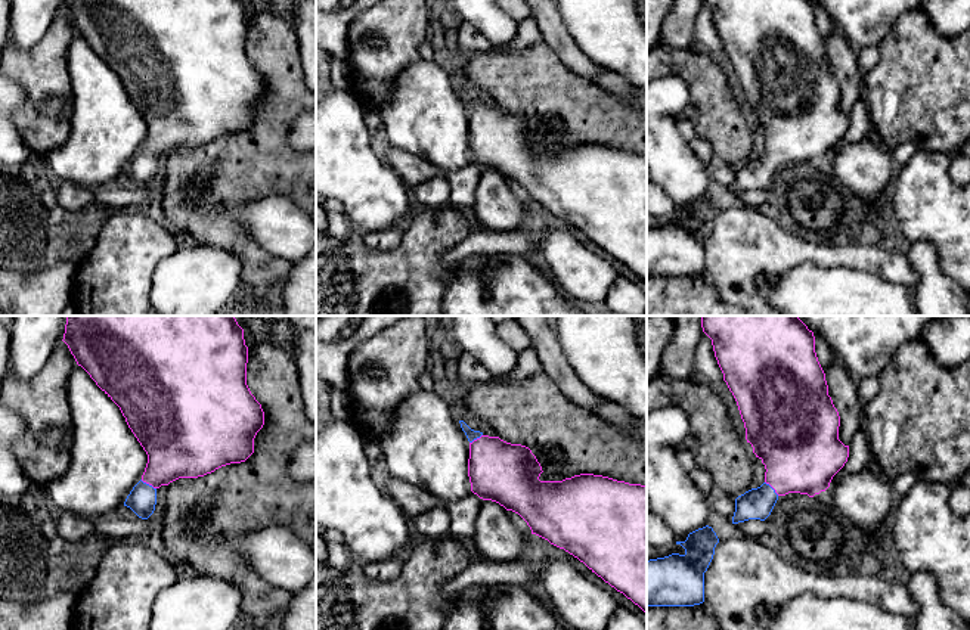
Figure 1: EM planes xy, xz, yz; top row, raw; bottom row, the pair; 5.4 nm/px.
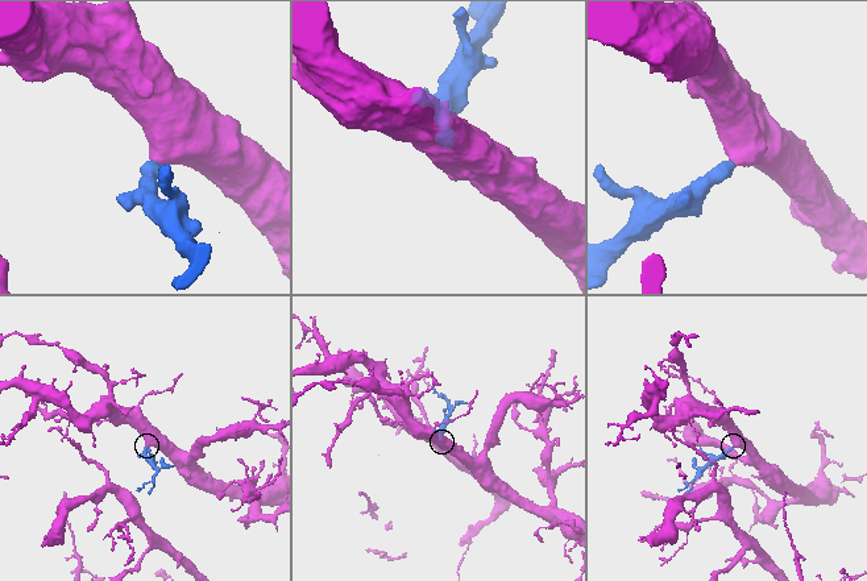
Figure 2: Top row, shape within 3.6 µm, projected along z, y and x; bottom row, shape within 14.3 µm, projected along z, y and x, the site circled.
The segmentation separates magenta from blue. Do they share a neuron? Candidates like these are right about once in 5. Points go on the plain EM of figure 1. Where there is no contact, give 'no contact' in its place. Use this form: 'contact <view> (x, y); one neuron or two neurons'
contact xy (148, 152); one neuron

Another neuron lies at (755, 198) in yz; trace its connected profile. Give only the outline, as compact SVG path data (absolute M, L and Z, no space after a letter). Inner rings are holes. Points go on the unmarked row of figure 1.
M749 189L744 192L732 193L743 205L759 208L766 199L766 190Z

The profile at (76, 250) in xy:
M84 236L68 239L66 248L61 252L62 261L78 264L93 249L94 240L96 238Z

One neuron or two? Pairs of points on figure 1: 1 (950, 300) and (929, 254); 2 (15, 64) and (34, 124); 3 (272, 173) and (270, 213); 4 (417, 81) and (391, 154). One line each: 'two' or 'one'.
1: one
2: one
3: two
4: two

